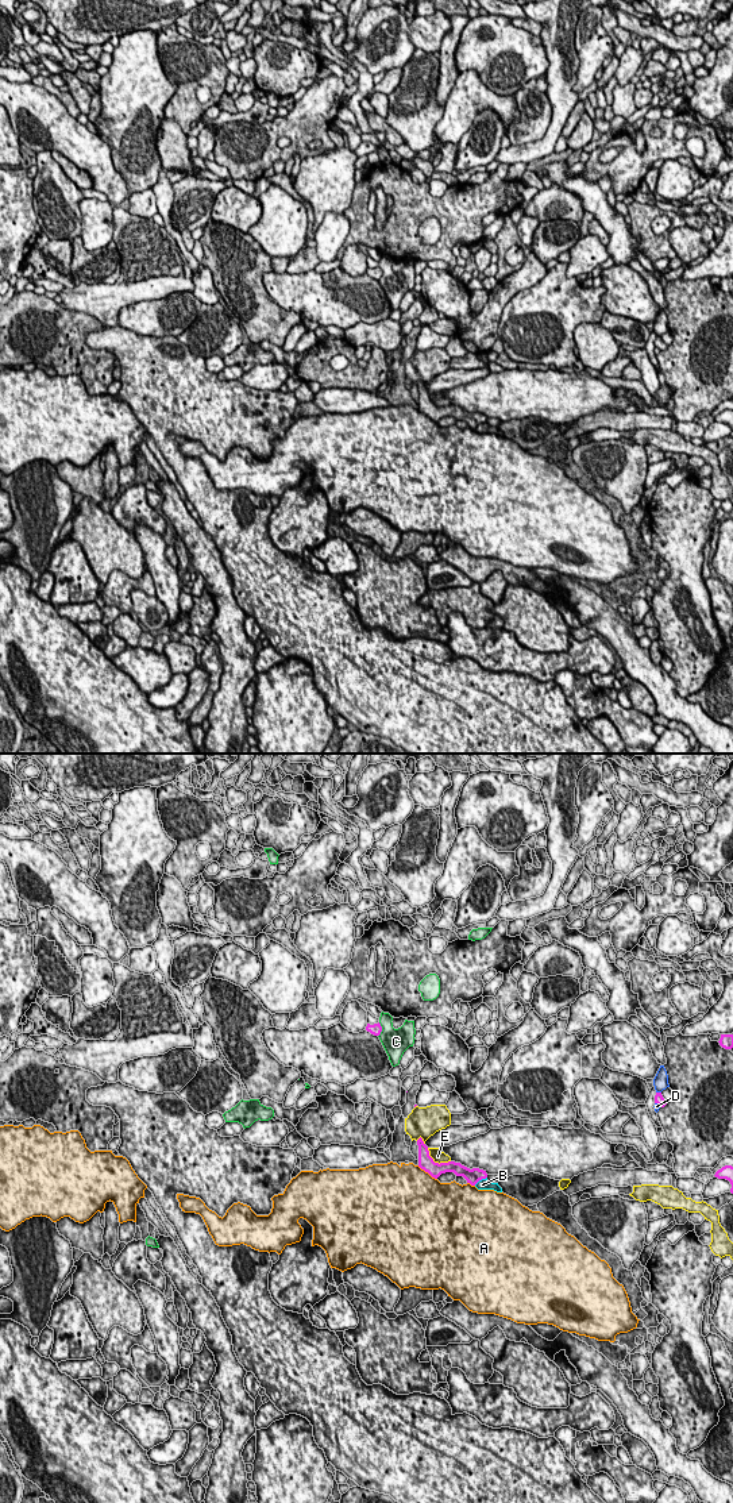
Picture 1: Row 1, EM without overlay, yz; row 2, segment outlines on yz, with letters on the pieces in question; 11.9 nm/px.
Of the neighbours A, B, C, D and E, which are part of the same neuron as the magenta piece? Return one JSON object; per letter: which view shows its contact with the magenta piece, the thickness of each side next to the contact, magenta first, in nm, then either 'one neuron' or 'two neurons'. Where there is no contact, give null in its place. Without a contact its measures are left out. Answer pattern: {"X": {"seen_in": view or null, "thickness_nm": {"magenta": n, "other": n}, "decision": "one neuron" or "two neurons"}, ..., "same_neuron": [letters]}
{"A": {"seen_in": "yz", "thickness_nm": {"magenta": 180, "other": 480}, "decision": "two neurons"}, "B": {"seen_in": "yz", "thickness_nm": {"magenta": 180, "other": 130}, "decision": "two neurons"}, "C": {"seen_in": "yz", "thickness_nm": {"magenta": 140, "other": 320}, "decision": "two neurons"}, "D": {"seen_in": "yz", "thickness_nm": {"magenta": 120, "other": 190}, "decision": "two neurons"}, "E": {"seen_in": "yz", "thickness_nm": {"magenta": 180, "other": 140}, "decision": "two neurons"}, "same_neuron": []}

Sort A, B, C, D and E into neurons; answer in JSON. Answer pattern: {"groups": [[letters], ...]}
{"groups": [["A"], ["B"], ["C"], ["D"], ["E"]]}

